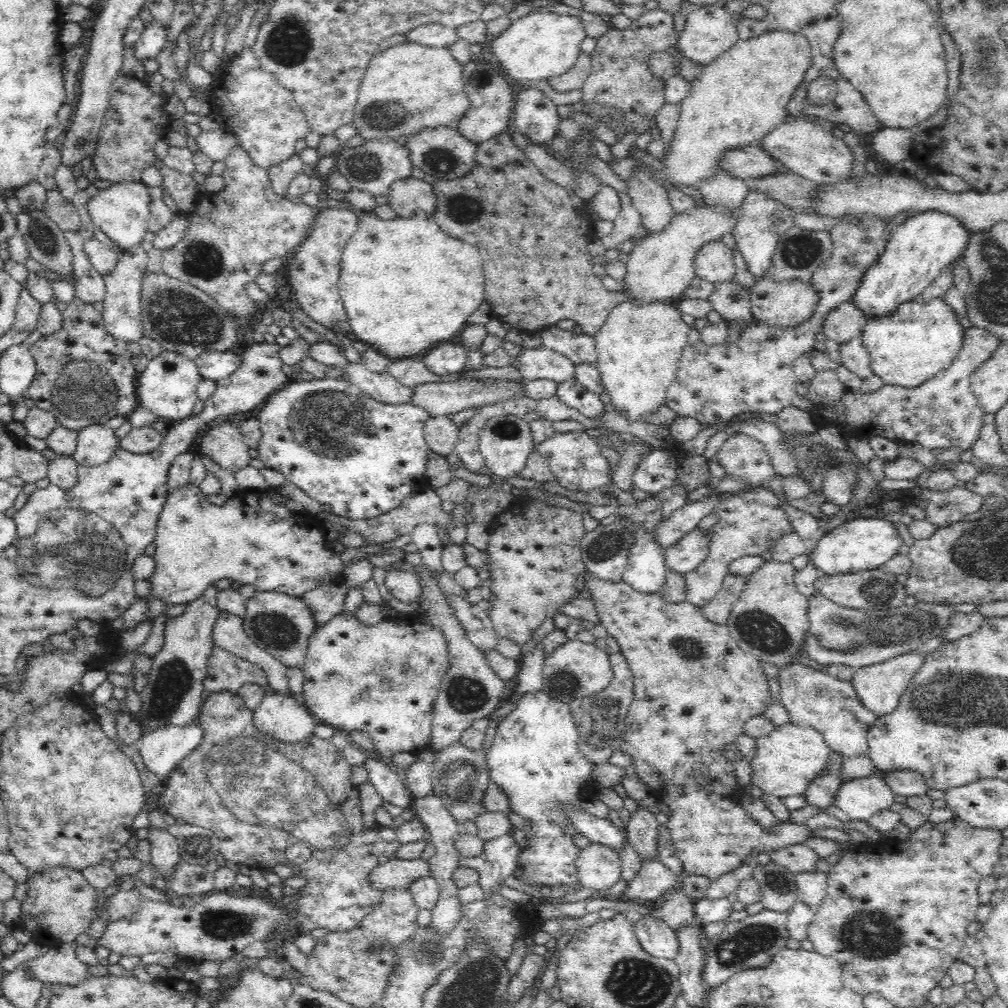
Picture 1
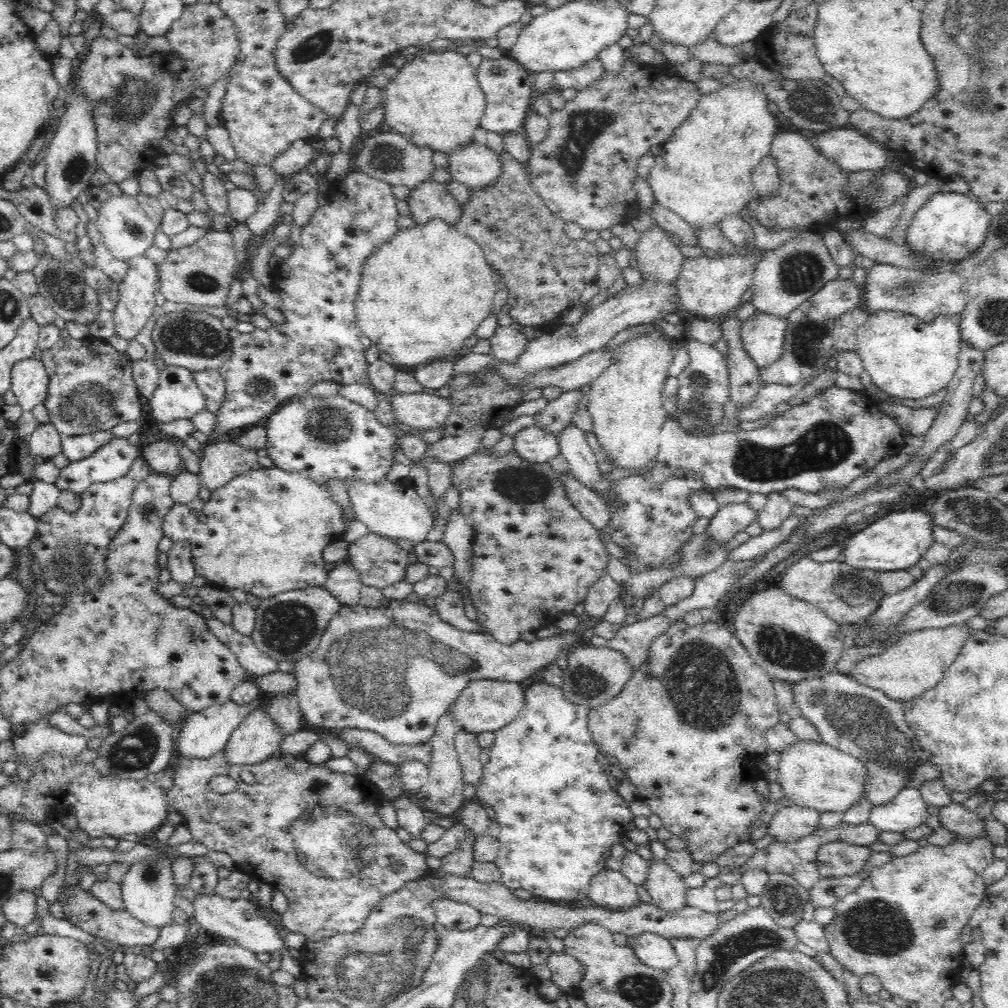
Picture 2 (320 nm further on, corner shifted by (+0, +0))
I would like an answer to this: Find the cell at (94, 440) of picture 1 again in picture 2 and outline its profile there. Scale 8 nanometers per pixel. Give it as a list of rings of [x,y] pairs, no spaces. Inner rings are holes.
[[[112,438],[93,456],[60,469],[54,483],[59,490],[71,490],[81,496],[94,482],[111,481],[126,474],[140,457],[140,449],[126,439]]]

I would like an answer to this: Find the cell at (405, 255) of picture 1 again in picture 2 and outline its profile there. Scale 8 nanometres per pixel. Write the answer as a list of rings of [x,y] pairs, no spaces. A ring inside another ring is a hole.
[[[434,219],[428,221],[428,224],[418,225],[414,228],[404,228],[398,230],[390,240],[386,240],[384,244],[380,244],[376,248],[376,252],[372,252],[372,256],[368,256],[362,272],[360,272],[360,290],[356,296],[355,313],[356,325],[363,333],[363,337],[375,344],[380,353],[390,355],[393,365],[402,366],[418,366],[429,364],[439,359],[458,358],[465,352],[466,338],[470,338],[475,334],[480,324],[491,314],[494,304],[494,294],[497,291],[497,284],[492,279],[492,265],[486,260],[482,247],[474,242],[469,236],[463,235],[455,225],[448,224],[445,220]]]

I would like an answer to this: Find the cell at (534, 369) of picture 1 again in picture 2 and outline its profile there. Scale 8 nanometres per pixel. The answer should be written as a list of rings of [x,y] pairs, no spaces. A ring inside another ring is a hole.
[[[500,325],[489,342],[493,360],[505,364],[516,364],[516,360],[520,360],[522,352],[529,344],[528,338],[522,331],[516,331],[511,326]]]

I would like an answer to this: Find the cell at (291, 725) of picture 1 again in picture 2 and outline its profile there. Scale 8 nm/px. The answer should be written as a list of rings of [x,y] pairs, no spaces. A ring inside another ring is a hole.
[[[256,708],[230,735],[223,751],[230,764],[258,764],[277,754],[285,738],[267,710]]]

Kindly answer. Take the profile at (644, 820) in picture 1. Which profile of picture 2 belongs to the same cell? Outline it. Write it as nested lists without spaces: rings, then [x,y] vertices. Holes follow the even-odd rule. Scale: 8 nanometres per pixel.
[[[656,857],[649,862],[651,868],[648,881],[645,882],[651,896],[649,903],[666,912],[676,912],[680,908],[686,908],[687,887],[683,877],[665,861],[656,860]]]

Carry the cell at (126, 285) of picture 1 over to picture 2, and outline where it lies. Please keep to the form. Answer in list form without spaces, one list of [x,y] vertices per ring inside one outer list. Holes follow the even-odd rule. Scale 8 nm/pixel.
[[[145,254],[127,260],[127,263],[128,272],[126,272],[124,280],[118,283],[118,304],[116,304],[113,316],[117,335],[130,342],[154,314],[154,308],[156,308],[156,296],[154,294],[159,288],[159,270],[156,268],[157,264]]]

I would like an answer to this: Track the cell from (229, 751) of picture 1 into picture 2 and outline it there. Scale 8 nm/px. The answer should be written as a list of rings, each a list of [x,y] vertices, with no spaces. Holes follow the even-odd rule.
[[[220,750],[220,752],[217,752],[214,756],[207,759],[176,756],[174,763],[174,771],[176,771],[173,778],[175,782],[174,787],[166,792],[169,812],[177,811],[182,814],[183,819],[181,826],[190,830],[194,843],[206,845],[206,847],[211,850],[218,850],[219,852],[230,854],[238,870],[245,872],[245,874],[251,878],[256,878],[262,883],[270,885],[274,889],[282,890],[288,902],[286,911],[281,915],[281,930],[285,932],[302,934],[308,937],[308,941],[311,942],[319,942],[320,940],[332,936],[348,935],[352,932],[358,932],[360,928],[363,928],[364,924],[366,924],[365,922],[370,914],[371,908],[374,907],[379,900],[400,890],[406,882],[427,876],[430,870],[426,864],[427,856],[424,853],[420,854],[420,852],[412,850],[408,844],[405,844],[405,842],[402,842],[402,840],[398,838],[394,829],[390,830],[381,820],[377,812],[380,799],[382,798],[381,792],[378,791],[377,786],[372,783],[372,781],[368,781],[368,779],[364,777],[364,774],[352,775],[350,773],[330,772],[330,770],[323,766],[323,763],[312,764],[309,760],[306,760],[302,754],[292,756],[291,754],[284,754],[281,751],[268,758],[268,760],[264,760],[264,762],[258,764],[230,764],[228,760],[226,760],[223,750]],[[242,772],[251,772],[255,777],[255,783],[247,784],[244,782],[240,777]],[[219,774],[227,774],[236,780],[238,787],[235,792],[230,792],[230,794],[218,794],[218,792],[214,792],[210,789],[210,786],[208,786],[210,780]],[[396,863],[402,865],[402,869],[398,872],[392,869],[392,864]]]

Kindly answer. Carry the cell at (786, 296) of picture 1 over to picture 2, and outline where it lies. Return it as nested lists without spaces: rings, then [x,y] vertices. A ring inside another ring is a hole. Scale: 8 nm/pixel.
[[[756,310],[756,314],[742,324],[742,349],[759,368],[774,364],[782,355],[787,328],[788,320],[783,317]]]

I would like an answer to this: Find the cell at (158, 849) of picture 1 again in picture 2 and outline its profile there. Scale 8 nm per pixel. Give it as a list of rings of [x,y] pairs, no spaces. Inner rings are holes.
[[[199,894],[192,904],[195,910],[193,912],[195,919],[200,927],[208,933],[232,939],[239,946],[256,954],[279,954],[287,946],[281,929],[272,926],[266,917],[260,913],[256,902],[252,902],[251,899],[230,900],[217,894],[212,894],[212,896]]]

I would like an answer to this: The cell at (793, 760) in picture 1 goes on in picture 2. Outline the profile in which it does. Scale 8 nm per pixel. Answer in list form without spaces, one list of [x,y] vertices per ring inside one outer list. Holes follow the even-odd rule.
[[[796,740],[792,746],[784,748],[780,752],[780,760],[778,765],[777,781],[784,790],[785,797],[790,799],[789,804],[812,808],[818,812],[843,812],[845,813],[853,805],[856,805],[865,792],[866,776],[868,769],[861,760],[842,752],[838,748],[834,748],[824,742],[816,740]]]

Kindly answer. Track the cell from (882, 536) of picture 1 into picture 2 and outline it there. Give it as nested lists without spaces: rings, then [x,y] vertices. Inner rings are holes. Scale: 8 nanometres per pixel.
[[[892,511],[853,534],[842,548],[840,560],[854,568],[869,571],[908,571],[934,544],[932,526],[932,516],[928,511]]]

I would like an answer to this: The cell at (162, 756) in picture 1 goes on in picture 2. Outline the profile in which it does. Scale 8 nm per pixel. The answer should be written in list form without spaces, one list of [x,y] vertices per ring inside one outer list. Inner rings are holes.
[[[256,699],[246,704],[238,704],[234,701],[212,706],[202,712],[188,713],[175,737],[175,755],[193,759],[207,759],[214,756],[226,746],[230,735],[242,724],[248,714],[252,714],[256,708],[262,708],[262,700]]]

